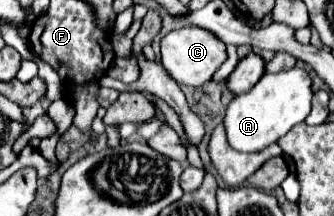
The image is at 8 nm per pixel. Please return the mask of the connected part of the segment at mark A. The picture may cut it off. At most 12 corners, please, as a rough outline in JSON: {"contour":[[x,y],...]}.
{"contour":[[301,68],[235,96],[223,124],[231,148],[259,152],[311,110]]}

